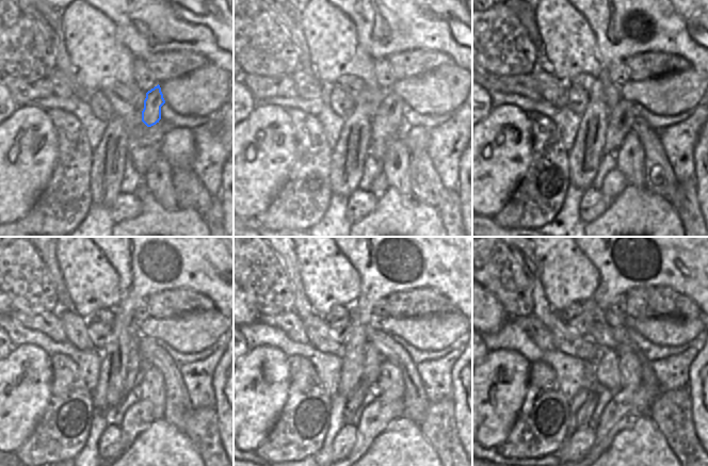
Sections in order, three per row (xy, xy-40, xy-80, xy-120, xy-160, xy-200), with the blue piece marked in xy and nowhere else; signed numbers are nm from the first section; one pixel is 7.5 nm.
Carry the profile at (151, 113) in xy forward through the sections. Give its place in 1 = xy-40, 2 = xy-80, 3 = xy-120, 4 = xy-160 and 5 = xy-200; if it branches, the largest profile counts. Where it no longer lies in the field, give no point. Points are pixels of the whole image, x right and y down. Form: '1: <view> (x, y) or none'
1: xy-40 (385, 126)
2: xy-80 (622, 116)
3: xy-120 (133, 378)
4: xy-160 (353, 401)
5: xy-200 (584, 414)

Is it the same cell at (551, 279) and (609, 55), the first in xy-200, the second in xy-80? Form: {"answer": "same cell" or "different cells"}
{"answer": "different cells"}

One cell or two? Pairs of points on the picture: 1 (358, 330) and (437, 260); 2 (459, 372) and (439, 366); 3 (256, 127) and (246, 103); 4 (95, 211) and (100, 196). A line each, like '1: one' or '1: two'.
1: one
2: two
3: two
4: two

